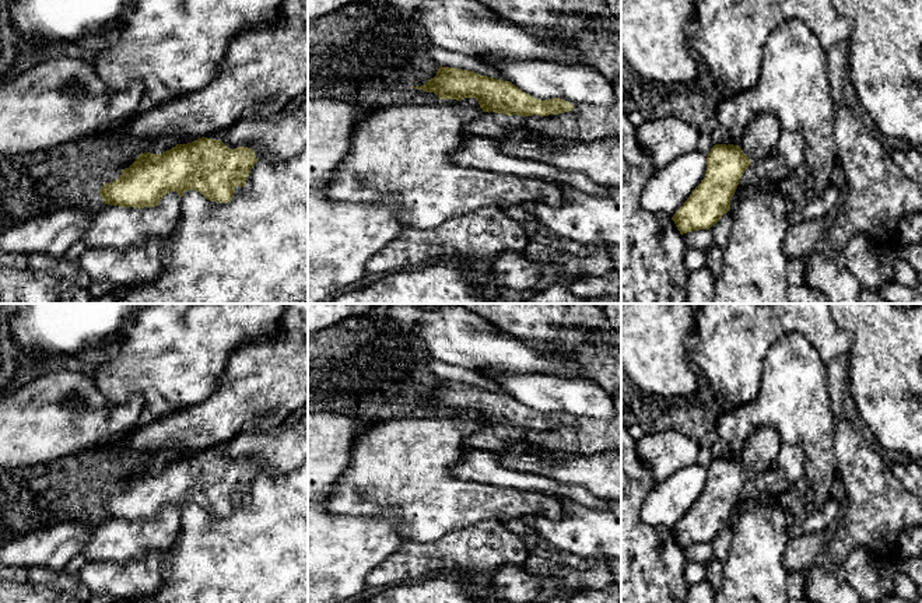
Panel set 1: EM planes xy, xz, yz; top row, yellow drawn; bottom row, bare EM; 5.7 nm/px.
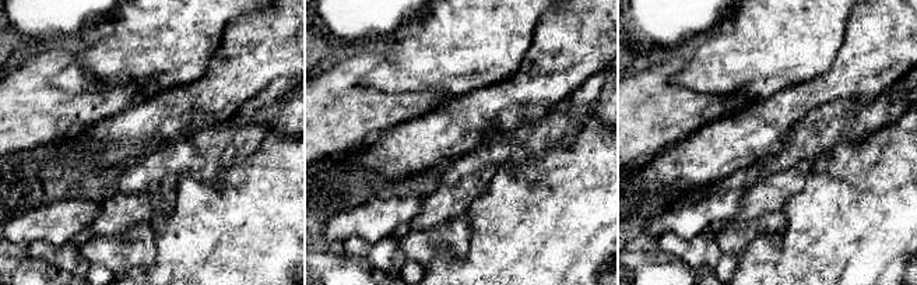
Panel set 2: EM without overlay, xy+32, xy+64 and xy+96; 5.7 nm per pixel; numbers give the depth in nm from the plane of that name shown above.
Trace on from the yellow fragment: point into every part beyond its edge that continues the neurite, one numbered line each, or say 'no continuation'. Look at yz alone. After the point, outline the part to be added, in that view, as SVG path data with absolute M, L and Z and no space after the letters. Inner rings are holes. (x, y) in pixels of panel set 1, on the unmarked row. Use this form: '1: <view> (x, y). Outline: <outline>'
1: yz (760, 451). Outline: M760 427L744 442L740 462L751 477L757 477L775 464L781 445L779 435L772 427Z

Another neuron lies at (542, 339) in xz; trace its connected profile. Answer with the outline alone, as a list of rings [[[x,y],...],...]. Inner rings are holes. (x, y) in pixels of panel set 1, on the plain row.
[[[455,304],[485,319],[495,329],[522,340],[551,361],[568,361],[560,350],[557,330],[562,326],[595,326],[609,333],[621,350],[621,333],[611,327],[603,308],[592,304]]]

